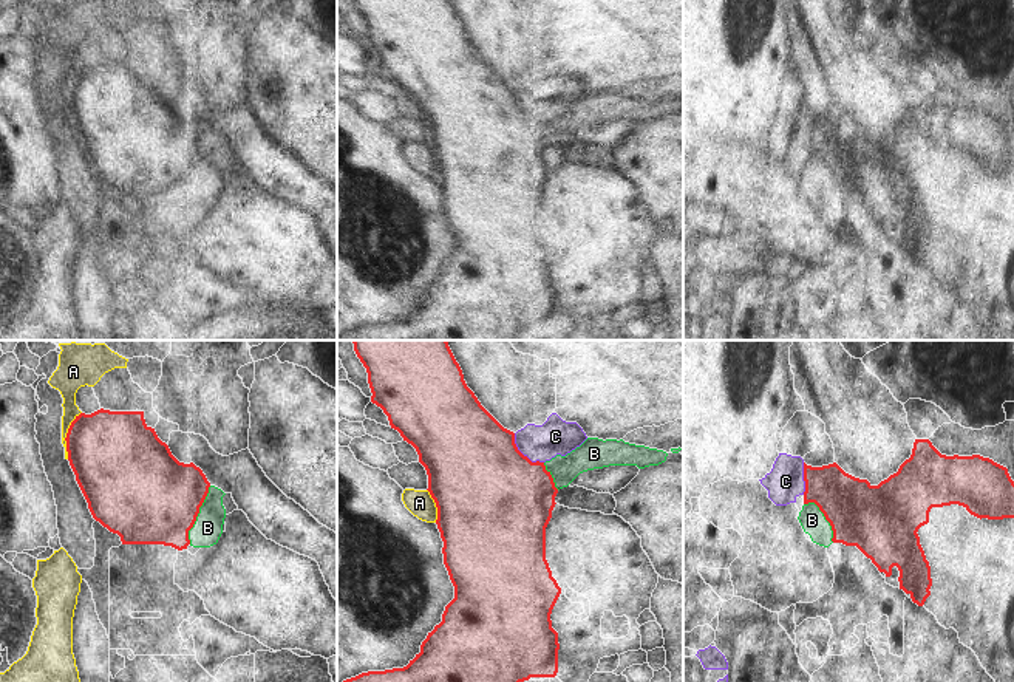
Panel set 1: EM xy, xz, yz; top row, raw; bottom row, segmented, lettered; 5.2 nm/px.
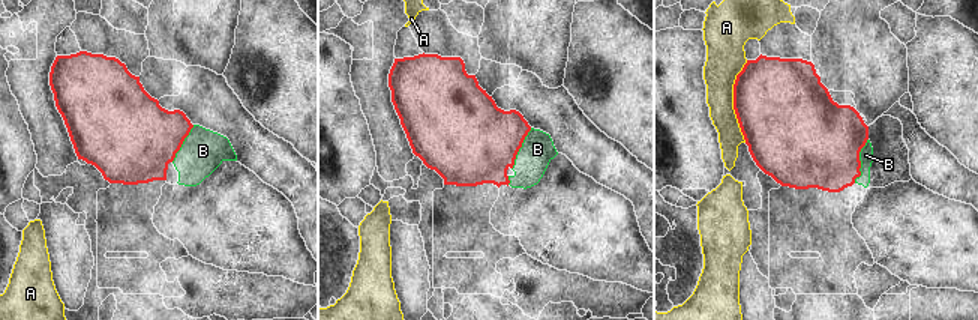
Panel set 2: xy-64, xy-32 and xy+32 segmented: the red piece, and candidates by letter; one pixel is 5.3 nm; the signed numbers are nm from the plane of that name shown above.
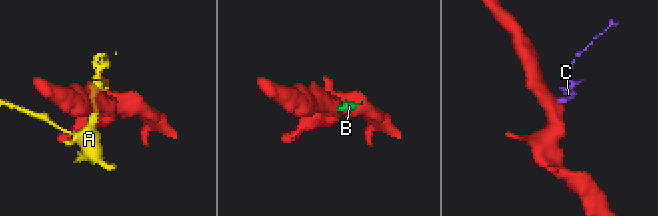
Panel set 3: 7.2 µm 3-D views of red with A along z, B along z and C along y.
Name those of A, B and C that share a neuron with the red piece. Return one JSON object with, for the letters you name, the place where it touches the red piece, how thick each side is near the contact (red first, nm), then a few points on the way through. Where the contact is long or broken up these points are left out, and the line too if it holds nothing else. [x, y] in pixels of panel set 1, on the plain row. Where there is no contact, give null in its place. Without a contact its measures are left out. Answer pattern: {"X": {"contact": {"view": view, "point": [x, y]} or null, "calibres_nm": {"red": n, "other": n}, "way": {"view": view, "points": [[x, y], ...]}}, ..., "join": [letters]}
{"join": []}

